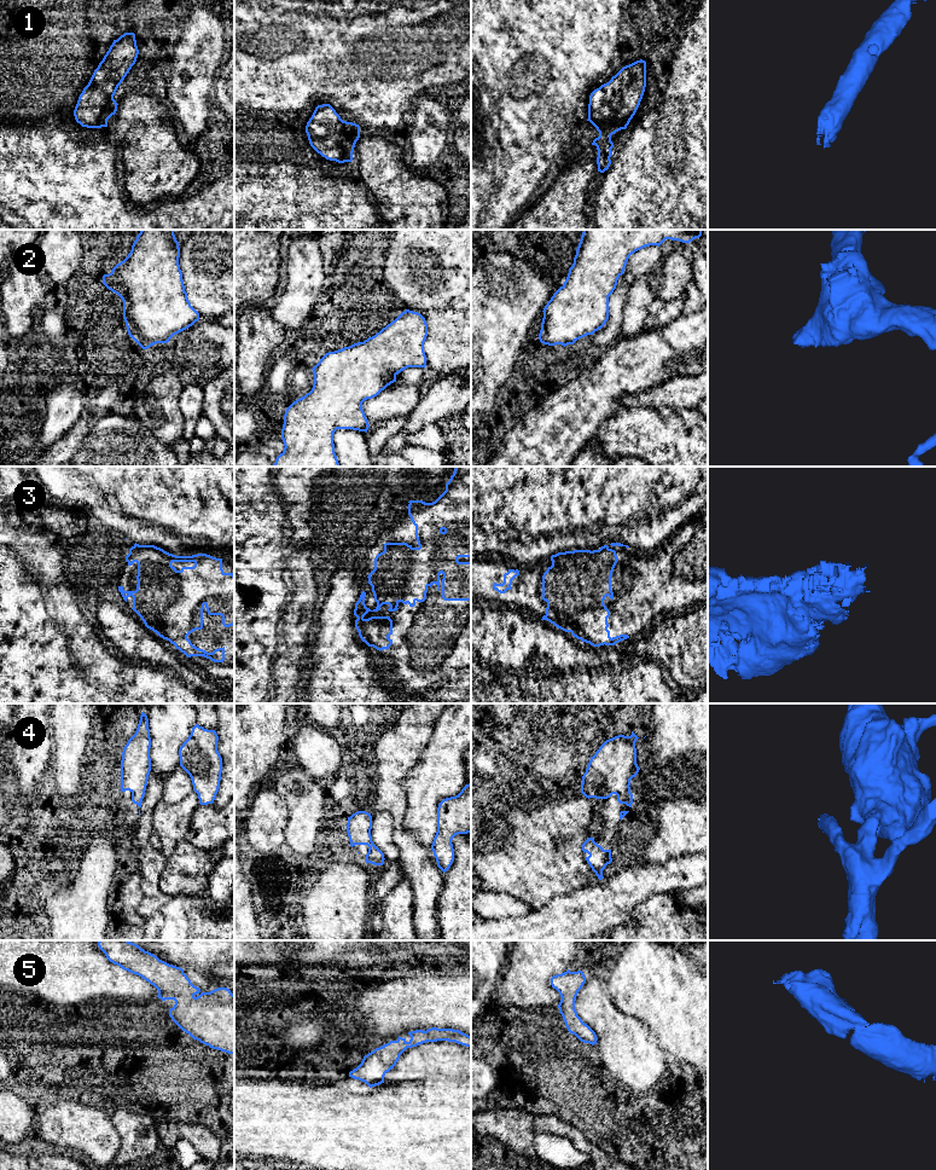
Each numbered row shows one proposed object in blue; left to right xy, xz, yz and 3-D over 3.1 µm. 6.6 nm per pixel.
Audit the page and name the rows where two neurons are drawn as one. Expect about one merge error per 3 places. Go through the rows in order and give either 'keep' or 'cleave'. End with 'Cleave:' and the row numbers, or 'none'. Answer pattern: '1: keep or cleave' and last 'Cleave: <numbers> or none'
1: keep
2: keep
3: keep
4: keep
5: keep
Cleave: none

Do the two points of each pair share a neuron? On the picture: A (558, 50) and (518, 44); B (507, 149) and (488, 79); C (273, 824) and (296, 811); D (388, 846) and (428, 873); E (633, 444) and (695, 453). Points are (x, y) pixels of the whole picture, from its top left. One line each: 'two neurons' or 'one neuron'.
A: two neurons
B: one neuron
C: two neurons
D: two neurons
E: one neuron

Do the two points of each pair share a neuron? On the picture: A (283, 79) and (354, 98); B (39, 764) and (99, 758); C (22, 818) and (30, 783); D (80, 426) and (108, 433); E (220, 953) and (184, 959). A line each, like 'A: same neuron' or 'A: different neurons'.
A: same neuron
B: different neurons
C: same neuron
D: different neurons
E: same neuron

